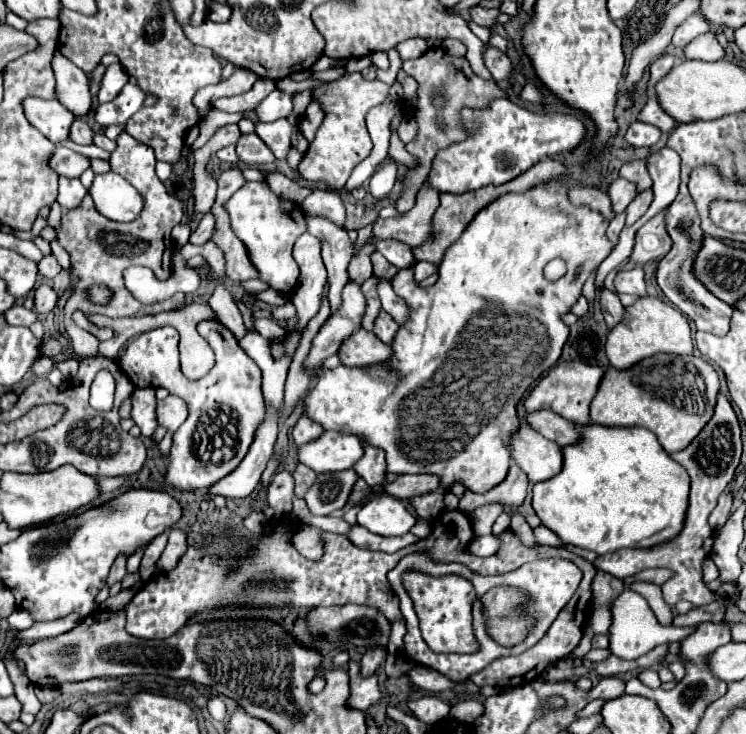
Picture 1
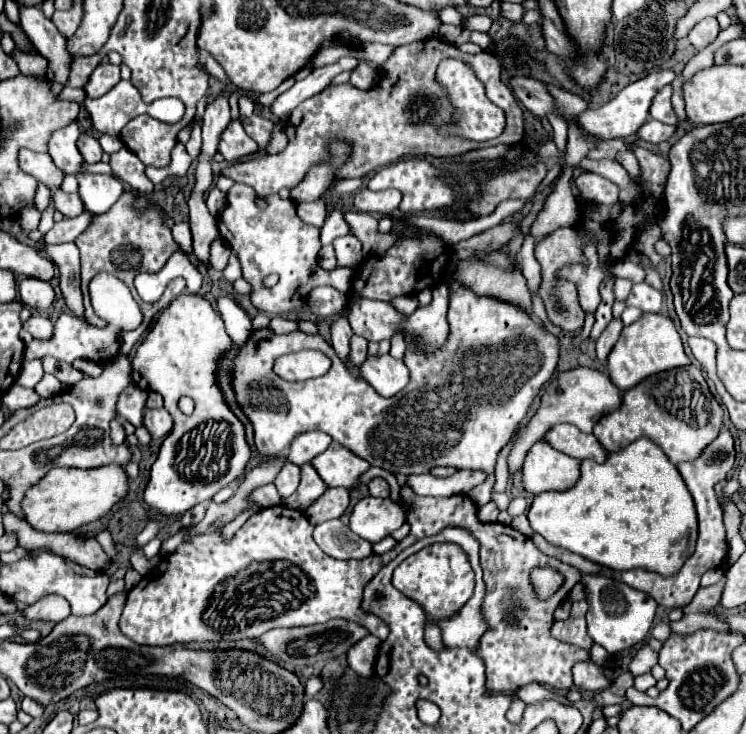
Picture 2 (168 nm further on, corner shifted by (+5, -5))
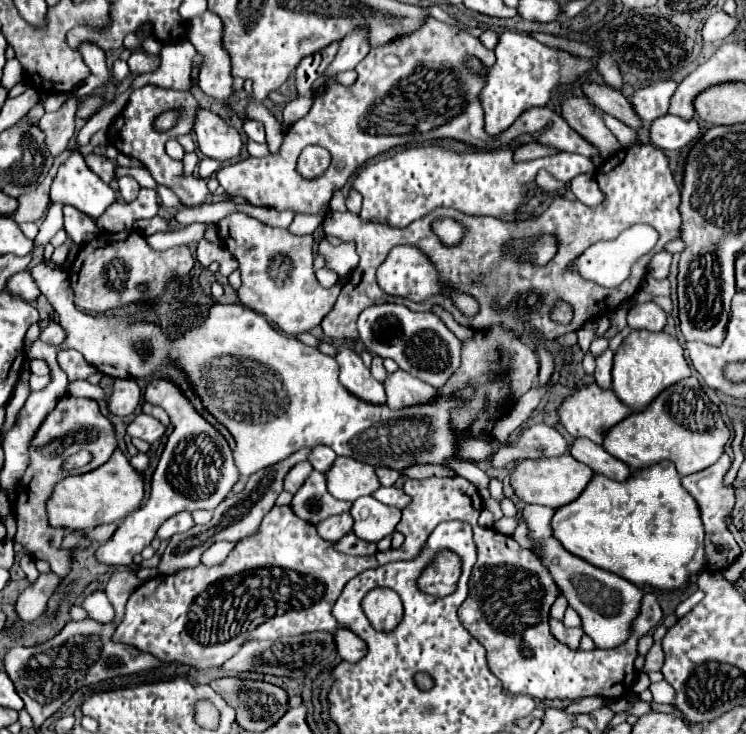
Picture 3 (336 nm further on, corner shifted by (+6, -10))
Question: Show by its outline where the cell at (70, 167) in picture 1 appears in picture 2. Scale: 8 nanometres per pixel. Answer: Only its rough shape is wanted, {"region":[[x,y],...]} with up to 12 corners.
{"region":[[19,151],[25,173],[59,189],[65,173],[47,153]]}

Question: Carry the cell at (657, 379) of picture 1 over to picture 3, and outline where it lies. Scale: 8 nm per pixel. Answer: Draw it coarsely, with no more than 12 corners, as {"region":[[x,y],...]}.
{"region":[[690,376],[606,434],[632,470],[712,466],[730,430]]}

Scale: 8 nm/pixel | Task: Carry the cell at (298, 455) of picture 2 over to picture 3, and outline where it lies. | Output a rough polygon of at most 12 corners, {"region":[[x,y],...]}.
{"region":[[312,448],[308,462],[326,474],[338,456],[330,448]]}

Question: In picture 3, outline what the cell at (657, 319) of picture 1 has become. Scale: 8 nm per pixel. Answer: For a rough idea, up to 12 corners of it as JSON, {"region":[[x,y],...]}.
{"region":[[632,330],[614,354],[614,394],[634,412],[692,376],[678,340]]}

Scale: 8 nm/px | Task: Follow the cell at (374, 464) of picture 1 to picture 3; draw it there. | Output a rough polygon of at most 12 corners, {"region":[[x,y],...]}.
{"region":[[378,488],[372,494],[388,506],[406,508],[410,496],[400,488]]}

